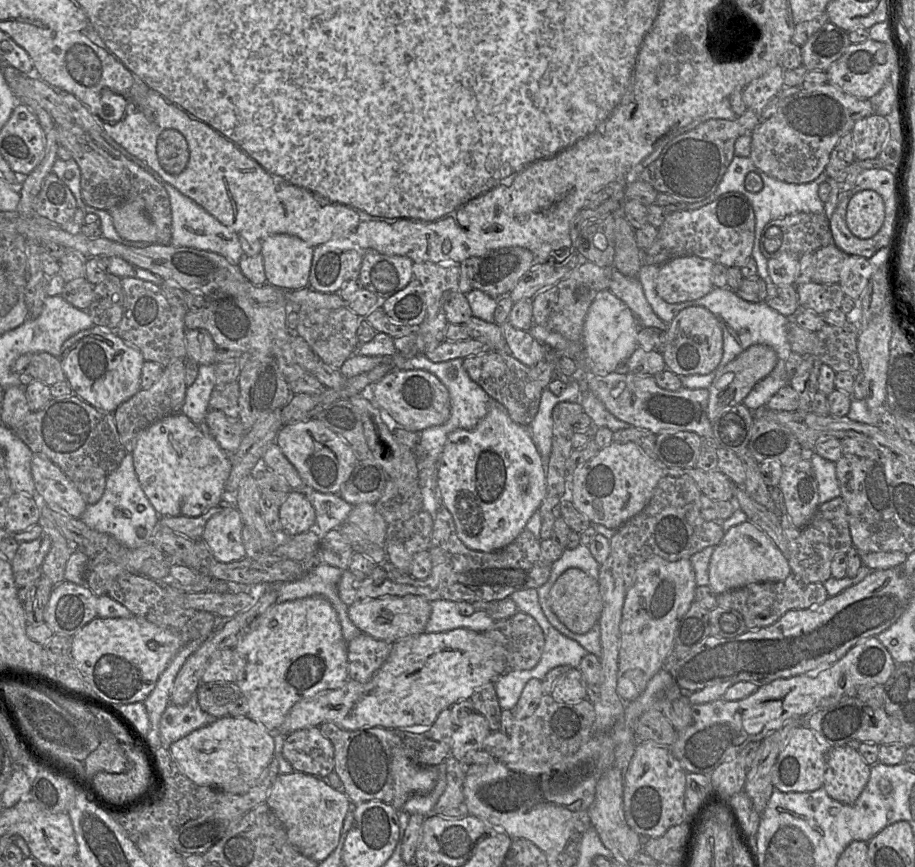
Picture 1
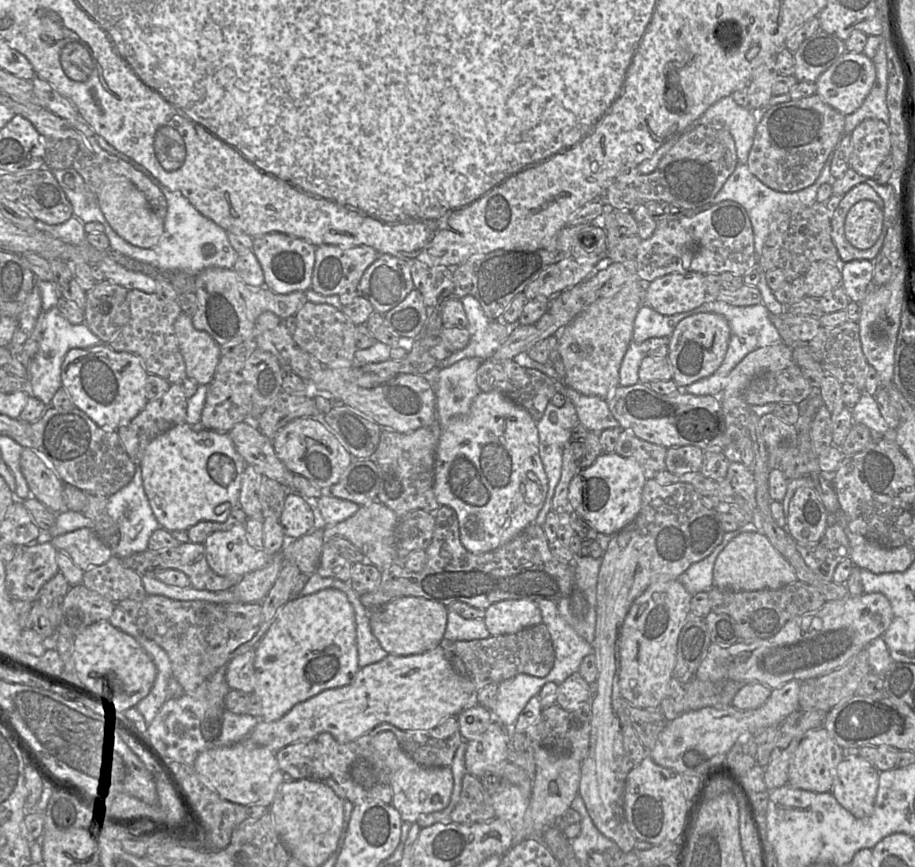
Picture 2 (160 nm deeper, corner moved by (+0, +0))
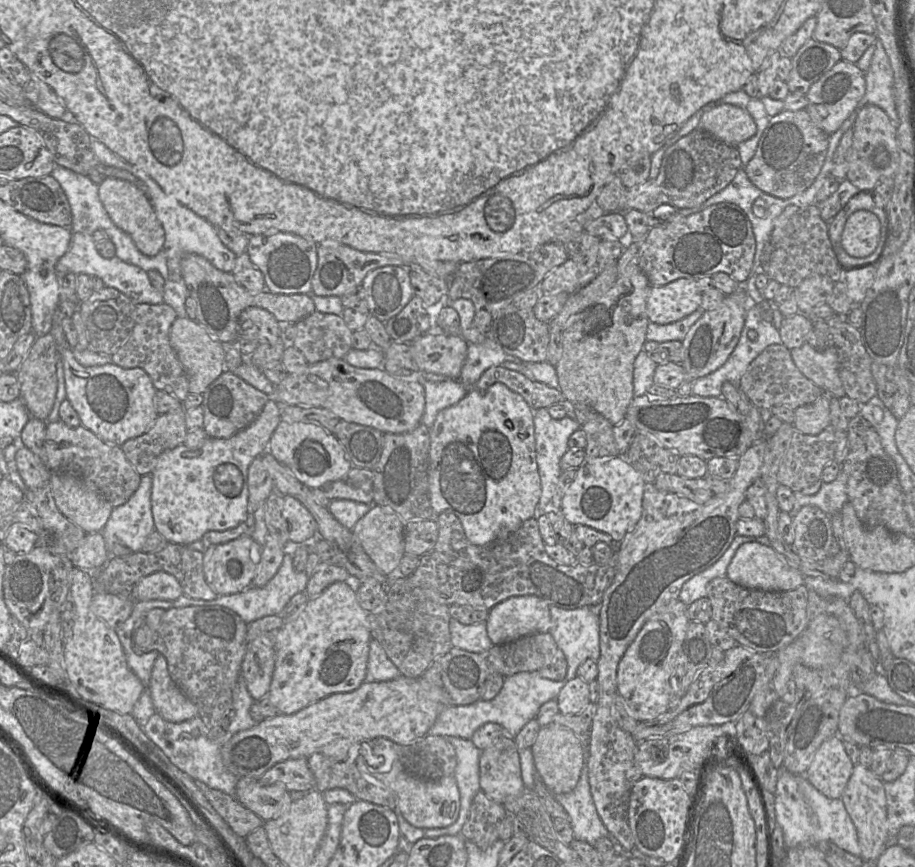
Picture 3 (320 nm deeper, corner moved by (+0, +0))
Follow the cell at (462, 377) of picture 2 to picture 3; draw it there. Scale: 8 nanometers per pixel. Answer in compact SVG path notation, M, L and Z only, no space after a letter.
M486 338L479 344L468 344L467 358L461 370L459 381L467 388L475 388L476 382L481 375L490 367L501 366L505 361L514 363L527 363L522 362L519 358L509 355L492 339Z

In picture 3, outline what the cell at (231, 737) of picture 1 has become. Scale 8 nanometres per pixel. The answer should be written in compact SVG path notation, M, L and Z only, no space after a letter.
M253 778L238 779L234 797L264 822L279 818L293 801L284 784L264 786Z

